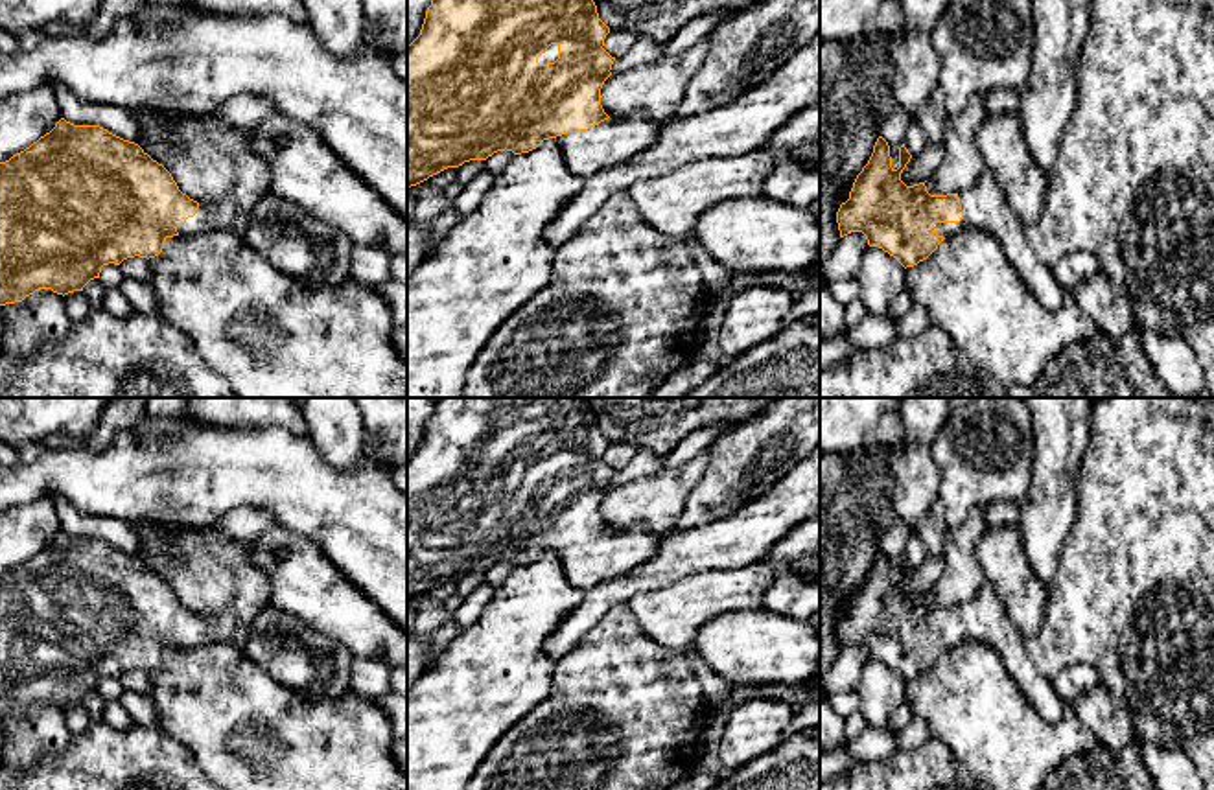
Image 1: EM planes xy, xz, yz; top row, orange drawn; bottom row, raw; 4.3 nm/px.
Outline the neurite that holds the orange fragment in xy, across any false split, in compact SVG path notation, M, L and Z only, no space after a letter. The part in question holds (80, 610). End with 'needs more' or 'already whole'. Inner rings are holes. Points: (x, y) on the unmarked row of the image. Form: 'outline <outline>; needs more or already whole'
outline M61 530L50 545L0 575L0 718L39 702L63 709L83 703L103 678L155 670L168 650L232 643L234 632L234 613L199 617L138 556Z; needs more

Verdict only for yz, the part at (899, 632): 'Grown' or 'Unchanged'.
Grown

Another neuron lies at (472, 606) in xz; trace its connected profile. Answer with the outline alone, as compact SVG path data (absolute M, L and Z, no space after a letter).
M483 582L472 595L464 598L462 606L453 613L455 622L461 628L473 624L479 619L483 608L496 595L496 589L497 587Z

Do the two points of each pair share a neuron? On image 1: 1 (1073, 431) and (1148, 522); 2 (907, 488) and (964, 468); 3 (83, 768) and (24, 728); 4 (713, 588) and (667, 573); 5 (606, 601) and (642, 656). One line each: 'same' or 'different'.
1: different
2: different
3: different
4: different
5: different

